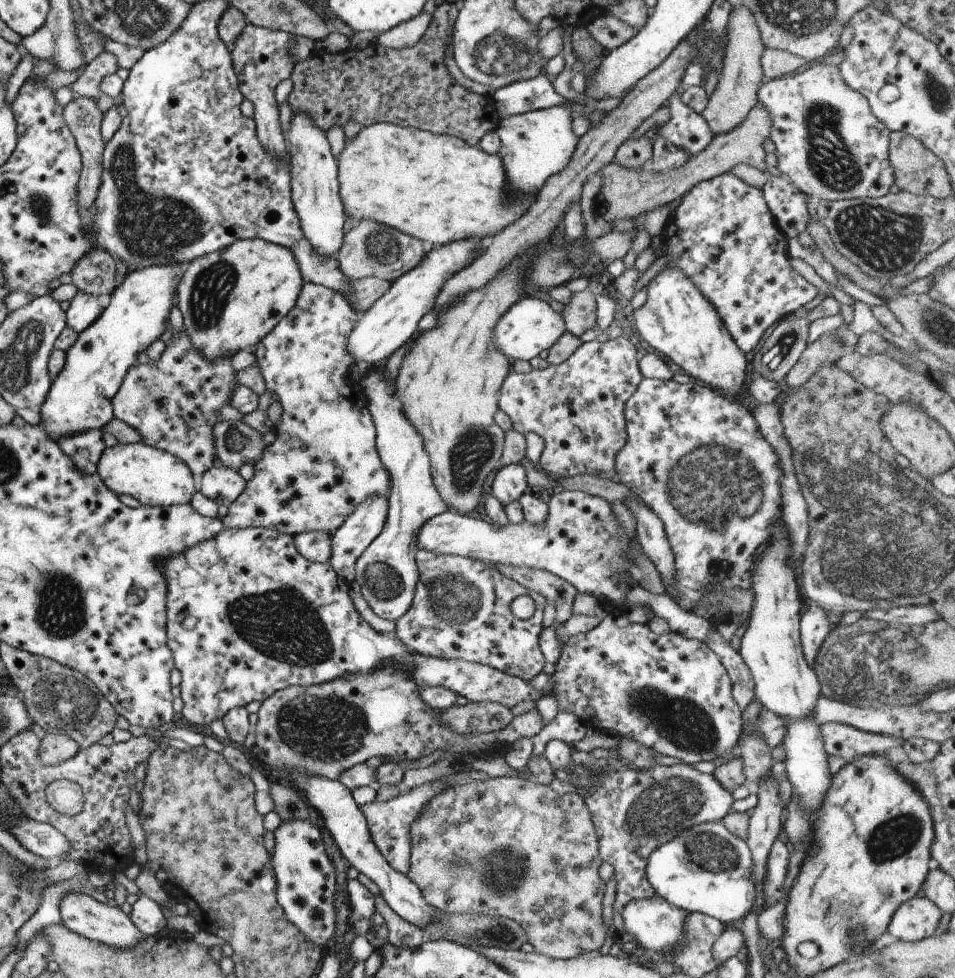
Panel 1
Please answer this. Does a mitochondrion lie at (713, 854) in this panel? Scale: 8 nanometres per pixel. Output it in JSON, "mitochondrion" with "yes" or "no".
{"mitochondrion":"yes"}

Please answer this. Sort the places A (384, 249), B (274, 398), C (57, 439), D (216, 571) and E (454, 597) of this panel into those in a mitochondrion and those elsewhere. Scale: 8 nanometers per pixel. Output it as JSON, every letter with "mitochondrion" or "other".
{"A":"mitochondrion","B":"other","C":"other","D":"other","E":"mitochondrion"}

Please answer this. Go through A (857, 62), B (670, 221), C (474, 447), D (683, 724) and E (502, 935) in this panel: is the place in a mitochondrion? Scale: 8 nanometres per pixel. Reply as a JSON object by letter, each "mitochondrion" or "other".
{"A":"other","B":"other","C":"mitochondrion","D":"mitochondrion","E":"mitochondrion"}

